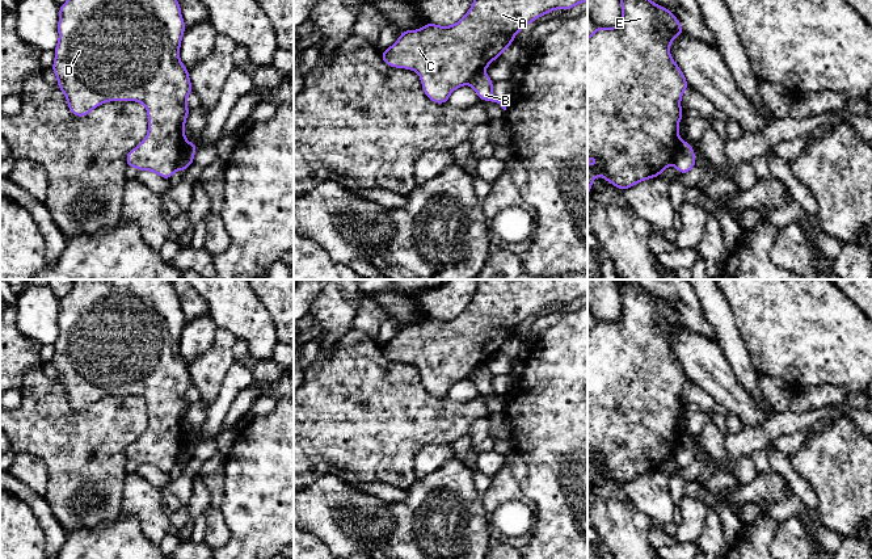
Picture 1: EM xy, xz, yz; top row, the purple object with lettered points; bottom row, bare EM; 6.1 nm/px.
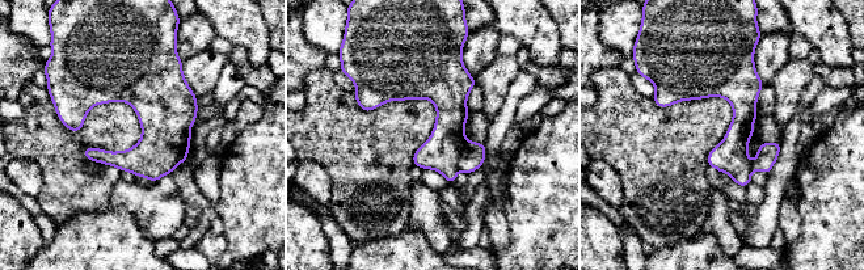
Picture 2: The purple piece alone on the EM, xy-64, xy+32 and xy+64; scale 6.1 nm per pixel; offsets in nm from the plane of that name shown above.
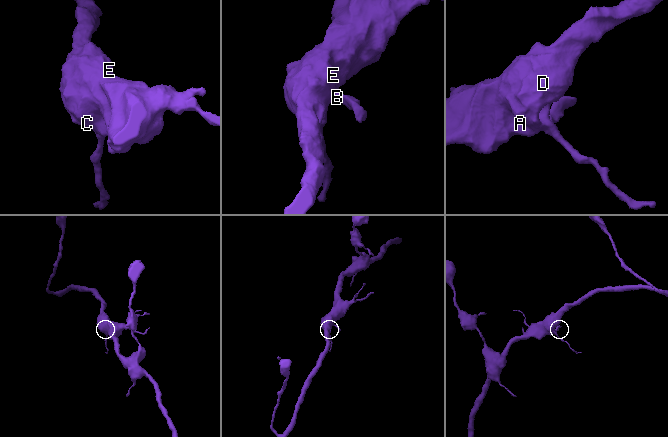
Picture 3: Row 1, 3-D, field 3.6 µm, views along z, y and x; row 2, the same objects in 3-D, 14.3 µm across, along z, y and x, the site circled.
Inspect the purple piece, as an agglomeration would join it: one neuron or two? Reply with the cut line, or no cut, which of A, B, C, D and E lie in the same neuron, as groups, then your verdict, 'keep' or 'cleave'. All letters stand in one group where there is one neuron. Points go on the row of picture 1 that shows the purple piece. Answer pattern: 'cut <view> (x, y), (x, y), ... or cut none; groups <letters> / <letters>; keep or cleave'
cut xy (188, 142), (176, 168); groups A C D E / B; cleave

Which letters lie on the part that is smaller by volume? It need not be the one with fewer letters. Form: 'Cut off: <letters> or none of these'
Cut off: B

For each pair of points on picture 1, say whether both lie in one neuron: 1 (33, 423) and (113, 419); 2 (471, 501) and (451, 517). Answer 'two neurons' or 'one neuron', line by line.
1: one neuron
2: one neuron

